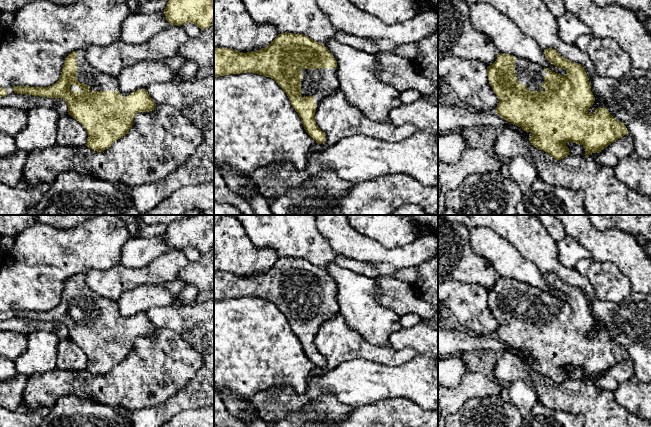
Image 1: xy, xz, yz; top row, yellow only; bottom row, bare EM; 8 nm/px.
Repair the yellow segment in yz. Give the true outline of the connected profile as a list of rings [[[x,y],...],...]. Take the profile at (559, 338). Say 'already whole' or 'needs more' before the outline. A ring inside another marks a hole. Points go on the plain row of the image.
needs more; [[[549,272],[544,274],[545,281],[558,292],[566,295],[566,299],[560,299],[549,292],[544,292],[527,283],[510,278],[499,277],[496,285],[487,291],[489,308],[499,323],[495,337],[524,355],[530,356],[530,367],[537,373],[543,374],[556,384],[561,384],[570,379],[567,366],[581,368],[585,373],[585,382],[591,377],[600,377],[604,372],[629,358],[626,350],[614,342],[608,333],[598,331],[593,338],[588,334],[593,329],[595,321],[591,315],[591,309],[584,291],[561,280],[557,274]]]

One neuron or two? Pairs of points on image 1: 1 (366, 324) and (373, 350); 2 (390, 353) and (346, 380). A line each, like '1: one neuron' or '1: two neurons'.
1: two neurons
2: two neurons

